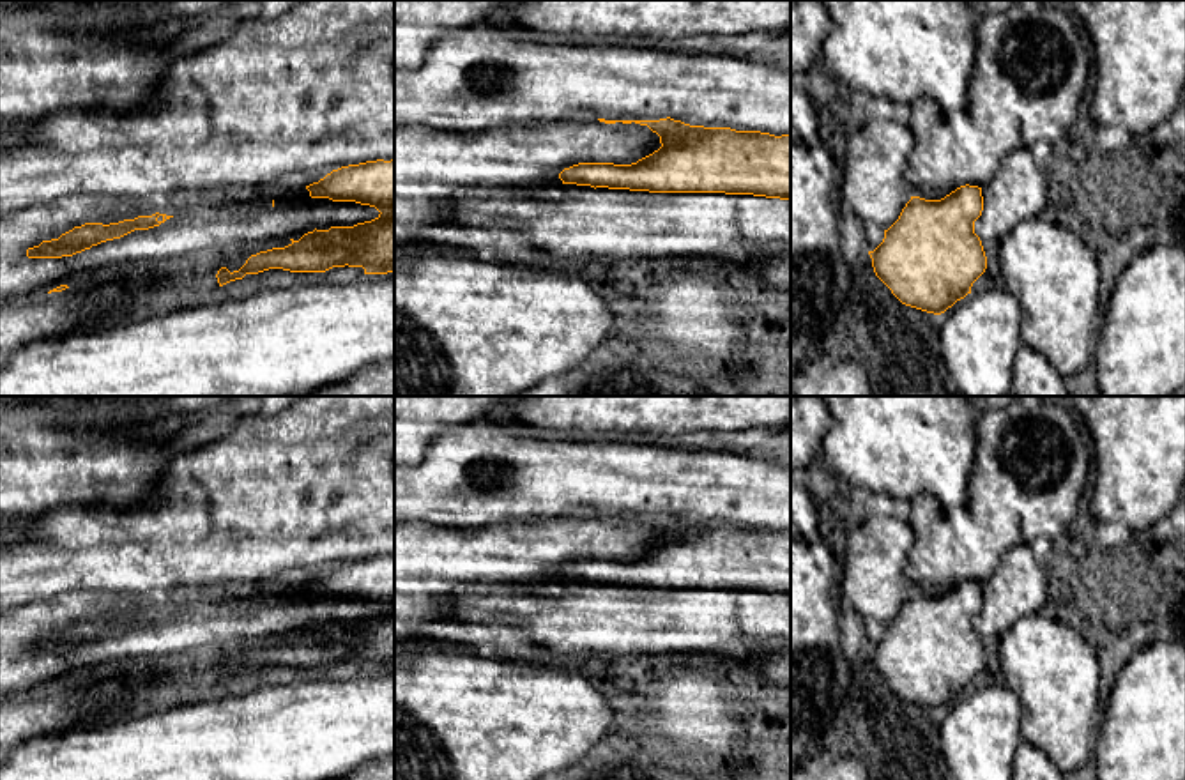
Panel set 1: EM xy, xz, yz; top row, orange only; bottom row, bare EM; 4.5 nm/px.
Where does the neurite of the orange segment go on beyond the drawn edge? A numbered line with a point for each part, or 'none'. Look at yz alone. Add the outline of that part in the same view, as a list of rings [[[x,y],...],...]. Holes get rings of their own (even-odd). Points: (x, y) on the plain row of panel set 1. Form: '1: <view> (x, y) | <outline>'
none

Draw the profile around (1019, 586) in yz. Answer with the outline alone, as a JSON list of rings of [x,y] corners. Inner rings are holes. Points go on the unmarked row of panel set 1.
[[[1017,545],[1001,557],[982,593],[975,630],[982,639],[999,640],[1022,616],[1042,612],[1049,600],[1049,573],[1029,545]]]

